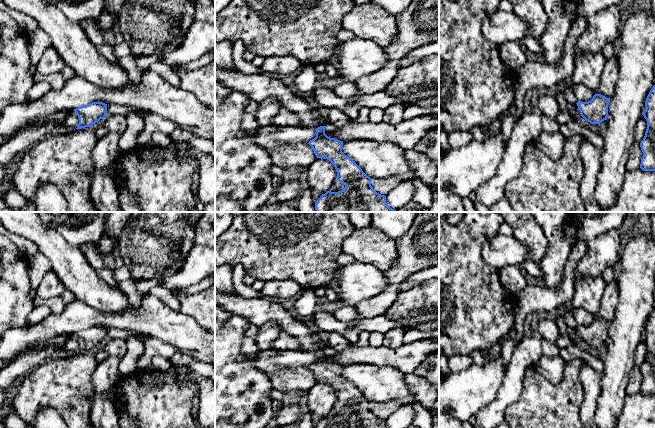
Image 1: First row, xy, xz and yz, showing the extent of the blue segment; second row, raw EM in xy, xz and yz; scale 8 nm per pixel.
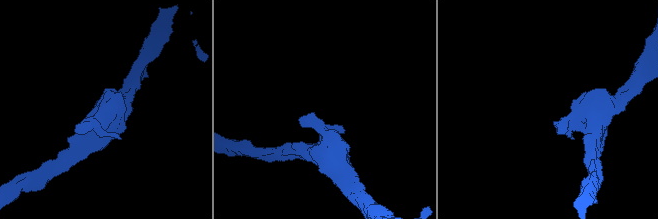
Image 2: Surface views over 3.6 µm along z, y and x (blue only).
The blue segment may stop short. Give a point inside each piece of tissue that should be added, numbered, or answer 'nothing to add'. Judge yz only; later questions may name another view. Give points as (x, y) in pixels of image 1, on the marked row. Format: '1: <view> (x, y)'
1: yz (574, 109)

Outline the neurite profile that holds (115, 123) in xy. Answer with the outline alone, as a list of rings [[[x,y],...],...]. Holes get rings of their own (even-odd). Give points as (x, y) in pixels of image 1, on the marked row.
[[[111,115],[104,118],[104,126],[107,128],[108,132],[117,132],[122,134],[126,127],[126,117],[123,115]]]

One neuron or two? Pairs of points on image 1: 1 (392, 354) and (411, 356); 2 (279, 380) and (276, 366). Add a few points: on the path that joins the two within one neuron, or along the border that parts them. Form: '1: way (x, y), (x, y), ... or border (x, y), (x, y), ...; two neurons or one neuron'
1: way (397, 356), (406, 356); one neuron
2: border (301, 367), (268, 375); two neurons

